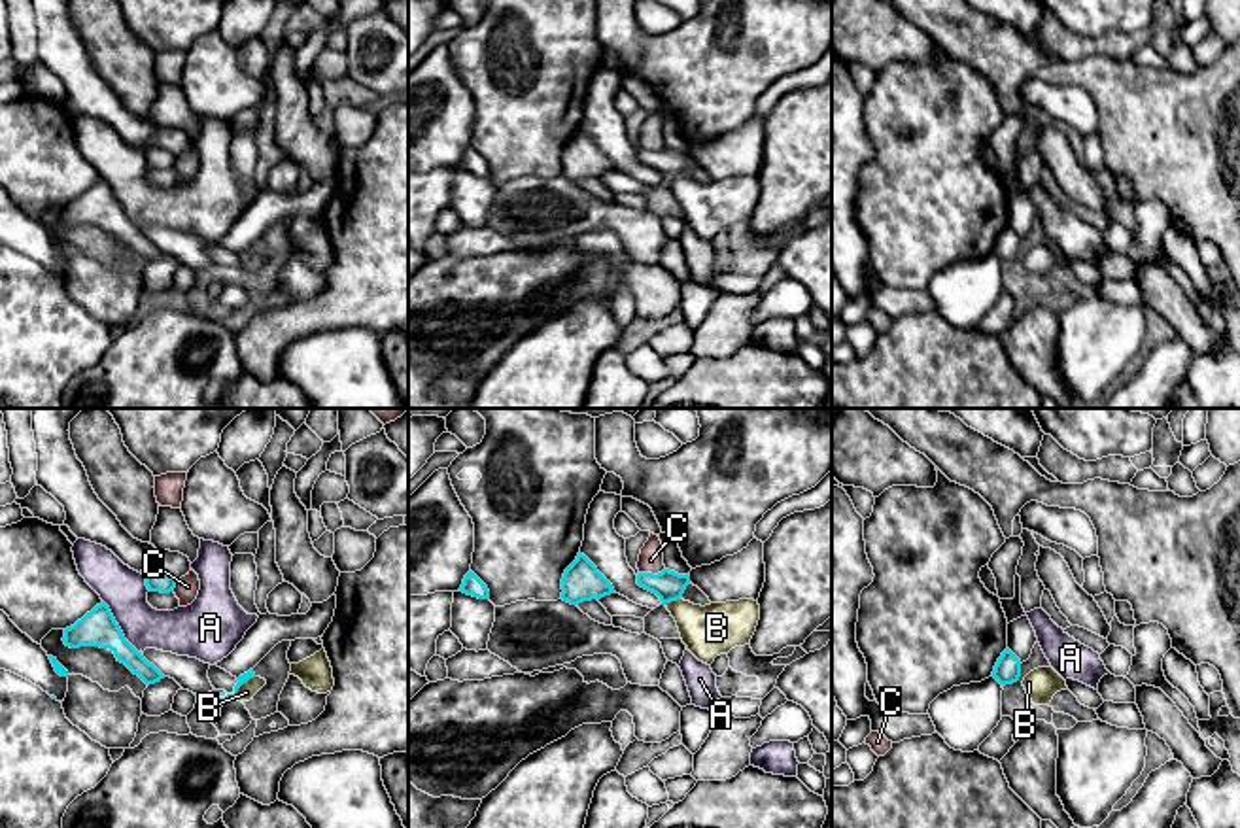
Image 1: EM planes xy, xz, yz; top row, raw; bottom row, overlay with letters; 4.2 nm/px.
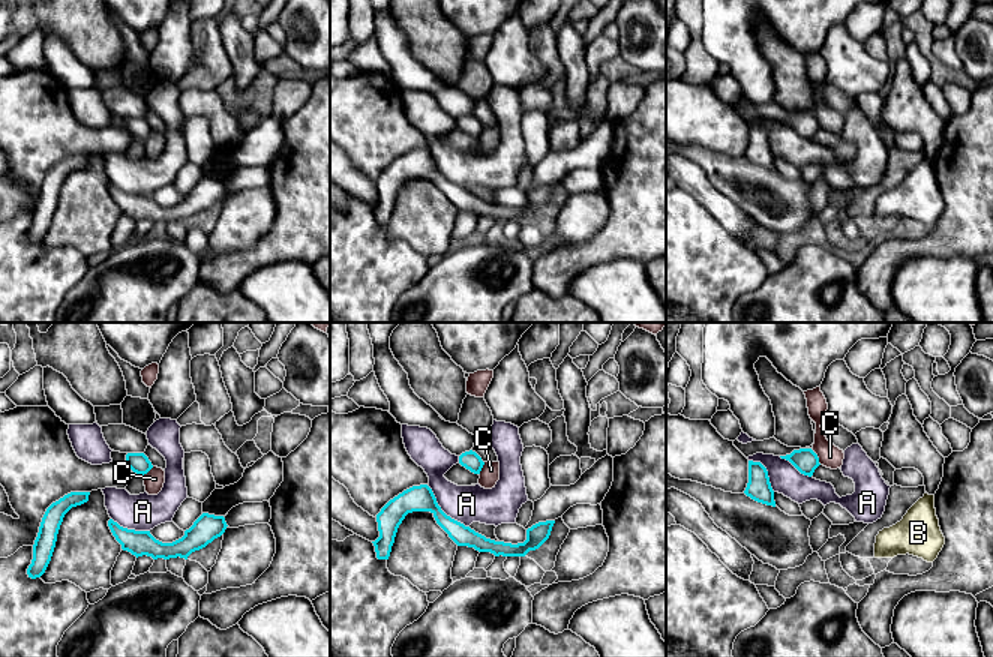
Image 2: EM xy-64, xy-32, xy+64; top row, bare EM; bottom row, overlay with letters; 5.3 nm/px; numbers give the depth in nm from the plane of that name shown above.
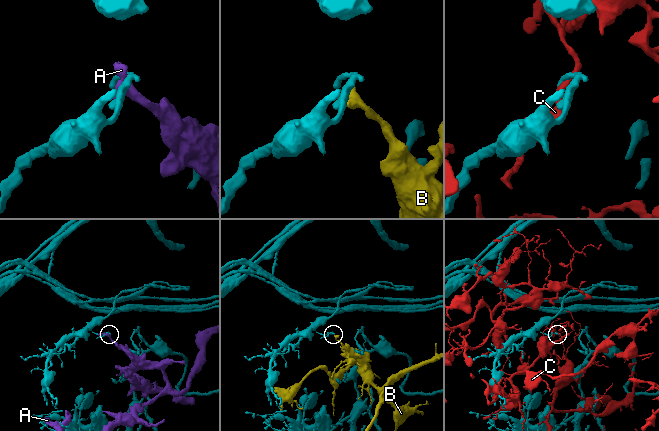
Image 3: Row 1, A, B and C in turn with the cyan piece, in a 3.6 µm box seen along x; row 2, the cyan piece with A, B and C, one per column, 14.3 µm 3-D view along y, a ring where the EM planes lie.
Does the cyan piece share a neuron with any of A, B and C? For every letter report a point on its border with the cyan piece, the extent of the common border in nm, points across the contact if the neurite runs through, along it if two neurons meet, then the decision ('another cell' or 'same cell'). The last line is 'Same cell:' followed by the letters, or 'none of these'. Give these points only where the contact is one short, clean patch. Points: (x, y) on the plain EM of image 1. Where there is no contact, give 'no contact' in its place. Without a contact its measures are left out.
A: meets cyan in xy at (118, 203); contact 280 nm long; another cell
B: meets cyan in xy at (242, 259); contact 120 nm long; another cell
C: meets cyan in xz at (651, 150); contact 110 nm long; another cell
Same cell: none of these

